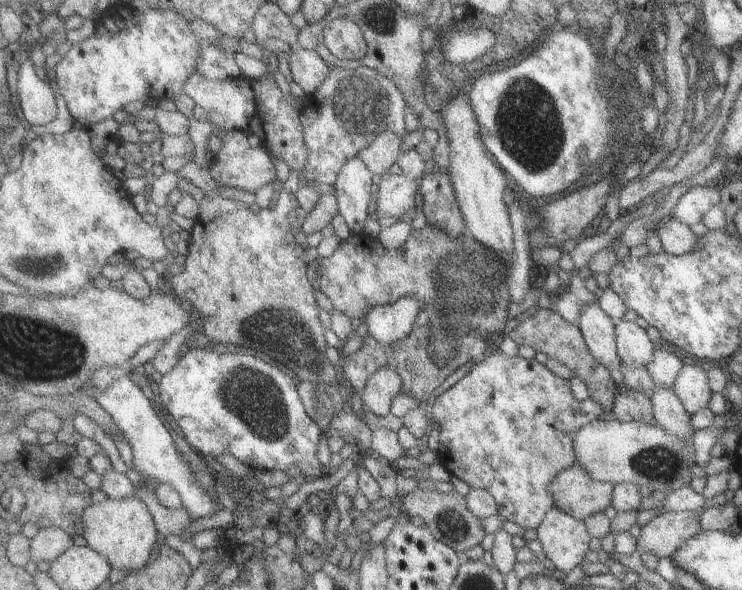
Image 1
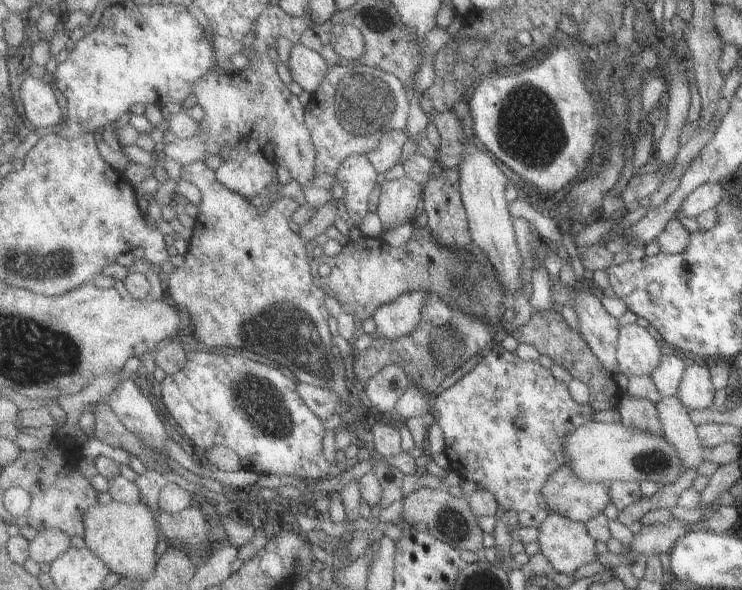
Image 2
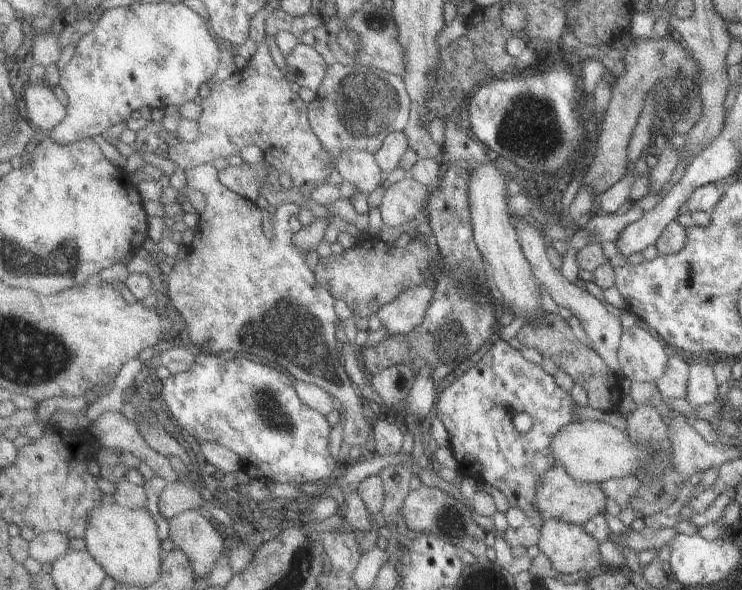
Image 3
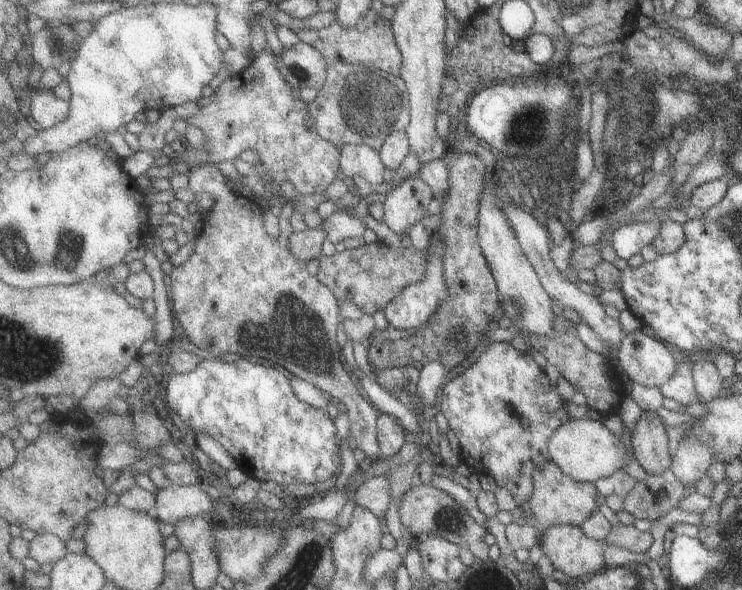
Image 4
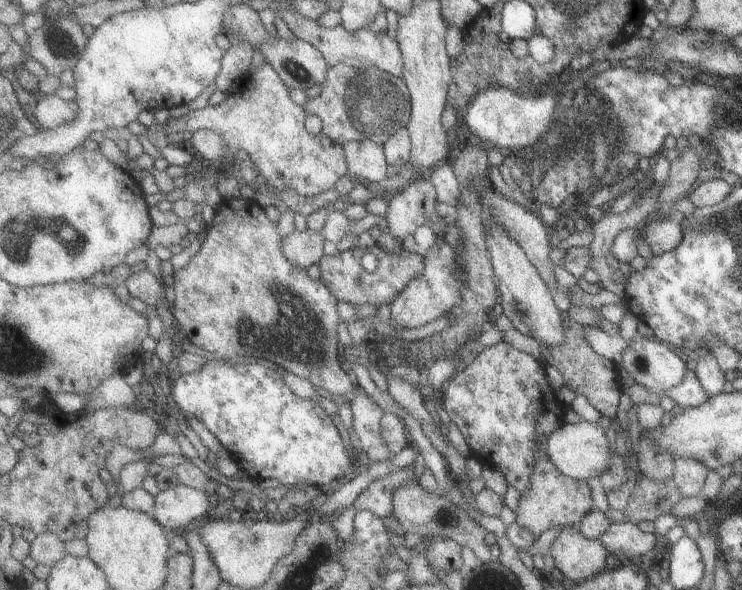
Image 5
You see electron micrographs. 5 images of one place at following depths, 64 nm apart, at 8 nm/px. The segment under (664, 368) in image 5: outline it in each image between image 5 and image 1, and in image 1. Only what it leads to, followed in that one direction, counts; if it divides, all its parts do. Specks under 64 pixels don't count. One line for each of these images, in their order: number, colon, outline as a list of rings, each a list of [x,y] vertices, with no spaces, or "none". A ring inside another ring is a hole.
1: [[[619,320],[615,332],[623,364],[631,368],[645,368],[653,360],[657,344],[647,336],[647,332],[637,322]]]
2: [[[627,324],[621,326],[617,356],[621,372],[627,378],[653,374],[653,370],[661,364],[663,358],[661,342],[655,336],[651,336],[643,326]]]
3: [[[631,326],[623,332],[619,346],[621,376],[631,382],[655,382],[669,364],[669,354],[663,348],[665,342],[659,336],[651,336],[639,326]]]
4: [[[641,328],[627,334],[619,348],[619,370],[629,382],[661,388],[675,372],[677,364],[665,340],[647,336]]]

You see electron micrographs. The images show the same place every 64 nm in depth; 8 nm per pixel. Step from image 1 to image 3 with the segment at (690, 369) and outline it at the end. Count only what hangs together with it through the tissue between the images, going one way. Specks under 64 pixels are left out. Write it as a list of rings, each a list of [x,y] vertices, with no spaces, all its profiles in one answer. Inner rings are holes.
[[[707,360],[691,362],[691,372],[689,372],[689,384],[687,384],[687,396],[695,408],[713,404],[719,394],[719,382],[715,376],[715,368]]]

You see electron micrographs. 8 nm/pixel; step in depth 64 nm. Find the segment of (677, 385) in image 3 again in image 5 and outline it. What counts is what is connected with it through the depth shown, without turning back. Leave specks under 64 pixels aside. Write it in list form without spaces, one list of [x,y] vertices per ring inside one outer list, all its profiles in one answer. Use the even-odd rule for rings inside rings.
[[[689,370],[685,380],[673,388],[669,388],[665,392],[667,398],[673,398],[679,402],[681,410],[693,410],[693,408],[699,408],[703,404],[707,404],[711,400],[709,392],[701,386],[701,380],[697,378],[697,372],[695,370]]]

